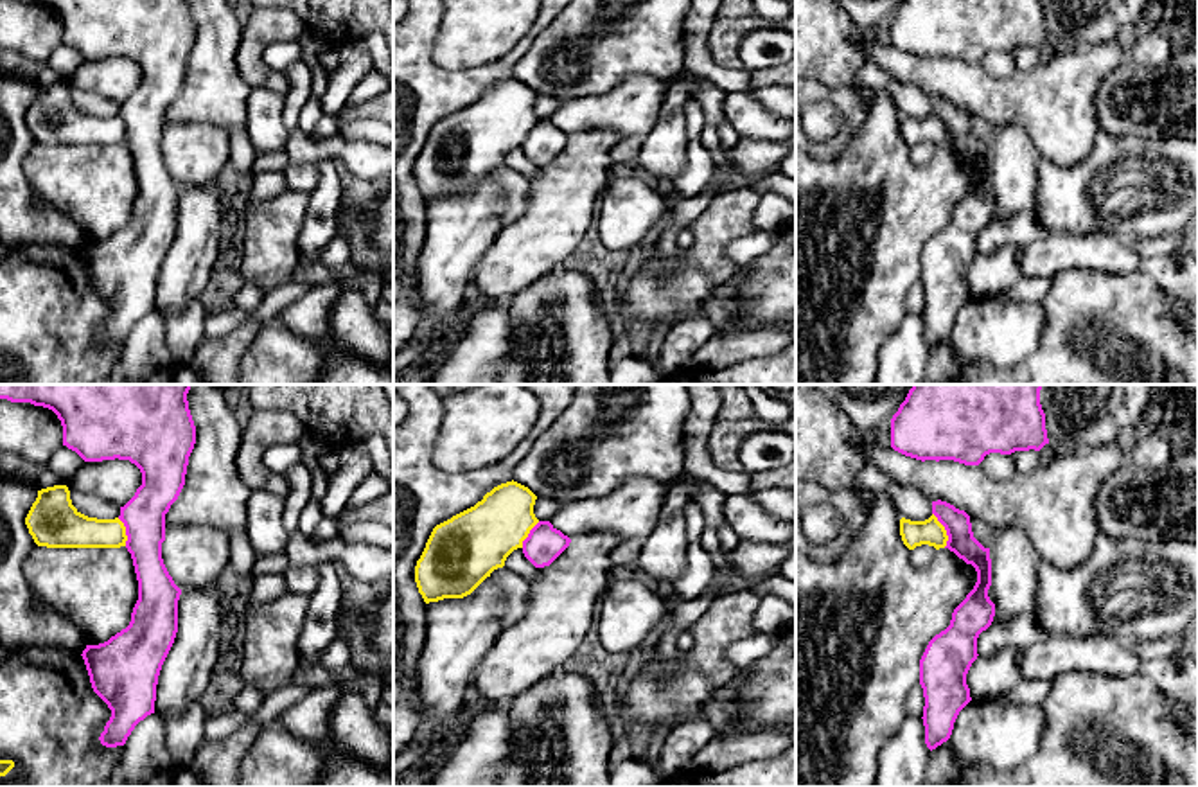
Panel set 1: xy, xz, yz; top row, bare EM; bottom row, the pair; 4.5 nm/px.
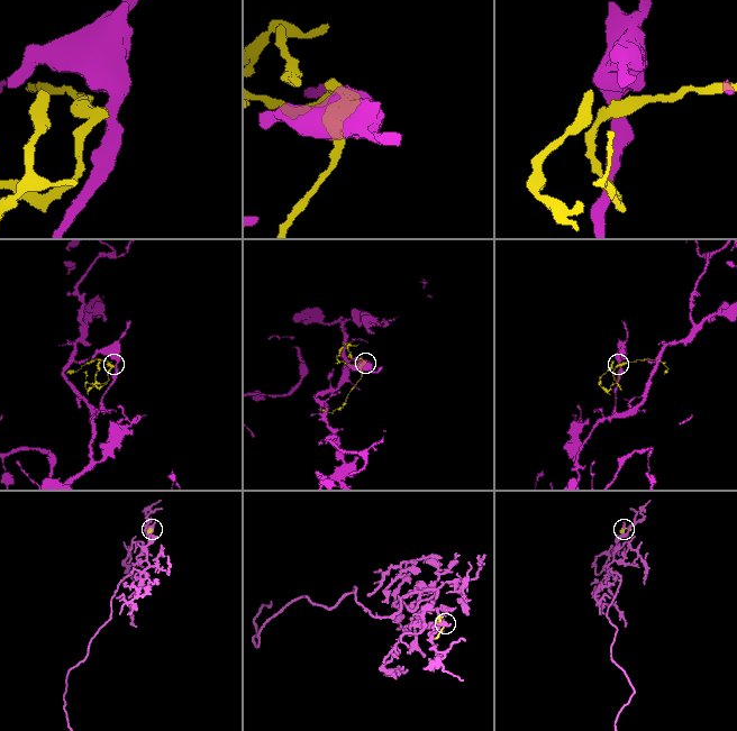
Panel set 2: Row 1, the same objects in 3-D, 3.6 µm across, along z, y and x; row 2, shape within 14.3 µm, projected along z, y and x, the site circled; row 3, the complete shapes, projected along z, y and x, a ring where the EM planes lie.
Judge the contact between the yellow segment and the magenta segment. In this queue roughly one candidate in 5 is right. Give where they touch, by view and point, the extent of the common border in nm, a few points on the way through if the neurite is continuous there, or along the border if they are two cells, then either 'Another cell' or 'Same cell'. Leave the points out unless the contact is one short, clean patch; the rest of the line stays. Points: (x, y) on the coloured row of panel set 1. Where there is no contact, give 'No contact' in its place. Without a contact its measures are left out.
Touches yellow at yz (945, 530). Shared border 170 nm. Boundary: yz (933, 512), (945, 530), (945, 547). Another cell

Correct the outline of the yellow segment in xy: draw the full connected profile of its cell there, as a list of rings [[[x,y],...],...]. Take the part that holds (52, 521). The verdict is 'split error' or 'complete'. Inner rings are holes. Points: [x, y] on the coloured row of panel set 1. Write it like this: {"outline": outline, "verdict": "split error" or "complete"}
{"outline": [[[66,485],[38,491],[25,525],[38,546],[47,548],[120,548],[128,535],[124,523],[81,514]]], "verdict": "complete"}

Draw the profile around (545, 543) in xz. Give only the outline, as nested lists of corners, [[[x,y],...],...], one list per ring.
[[[539,521],[523,541],[524,557],[535,566],[550,566],[571,539],[557,530],[550,521]]]

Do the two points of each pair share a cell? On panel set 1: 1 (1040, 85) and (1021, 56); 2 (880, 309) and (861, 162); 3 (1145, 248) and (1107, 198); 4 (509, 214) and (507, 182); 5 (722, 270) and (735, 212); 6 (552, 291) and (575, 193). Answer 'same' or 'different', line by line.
1: different
2: same
3: different
4: same
5: same
6: different

